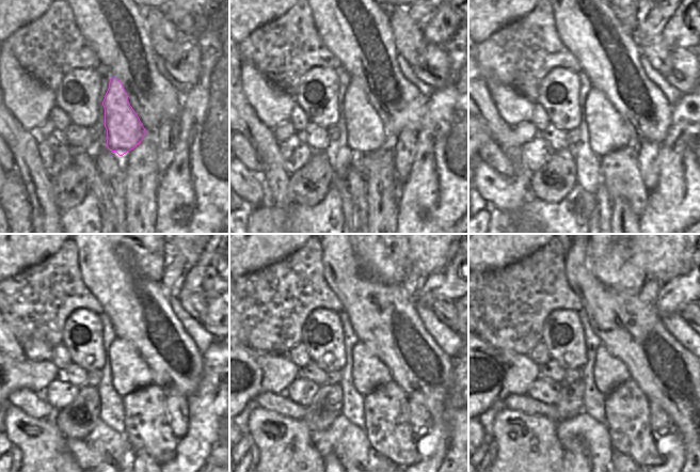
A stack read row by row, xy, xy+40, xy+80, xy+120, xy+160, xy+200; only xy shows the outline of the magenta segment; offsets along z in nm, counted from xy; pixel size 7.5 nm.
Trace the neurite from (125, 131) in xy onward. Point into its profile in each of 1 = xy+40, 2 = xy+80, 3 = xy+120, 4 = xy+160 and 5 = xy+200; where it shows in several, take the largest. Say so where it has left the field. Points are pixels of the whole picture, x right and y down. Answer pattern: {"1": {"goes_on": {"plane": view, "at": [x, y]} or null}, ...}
{"1": {"goes_on": {"plane": "xy+40", "at": [366, 134]}}, "2": {"goes_on": {"plane": "xy+80", "at": [607, 131]}}, "3": {"goes_on": {"plane": "xy+120", "at": [129, 372]}}, "4": {"goes_on": {"plane": "xy+160", "at": [368, 373]}}, "5": {"goes_on": {"plane": "xy+200", "at": [608, 372]}}}

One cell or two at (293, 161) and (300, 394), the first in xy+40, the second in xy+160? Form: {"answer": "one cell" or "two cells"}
{"answer": "one cell"}

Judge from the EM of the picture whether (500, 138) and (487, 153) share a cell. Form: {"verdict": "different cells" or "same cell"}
{"verdict": "different cells"}

